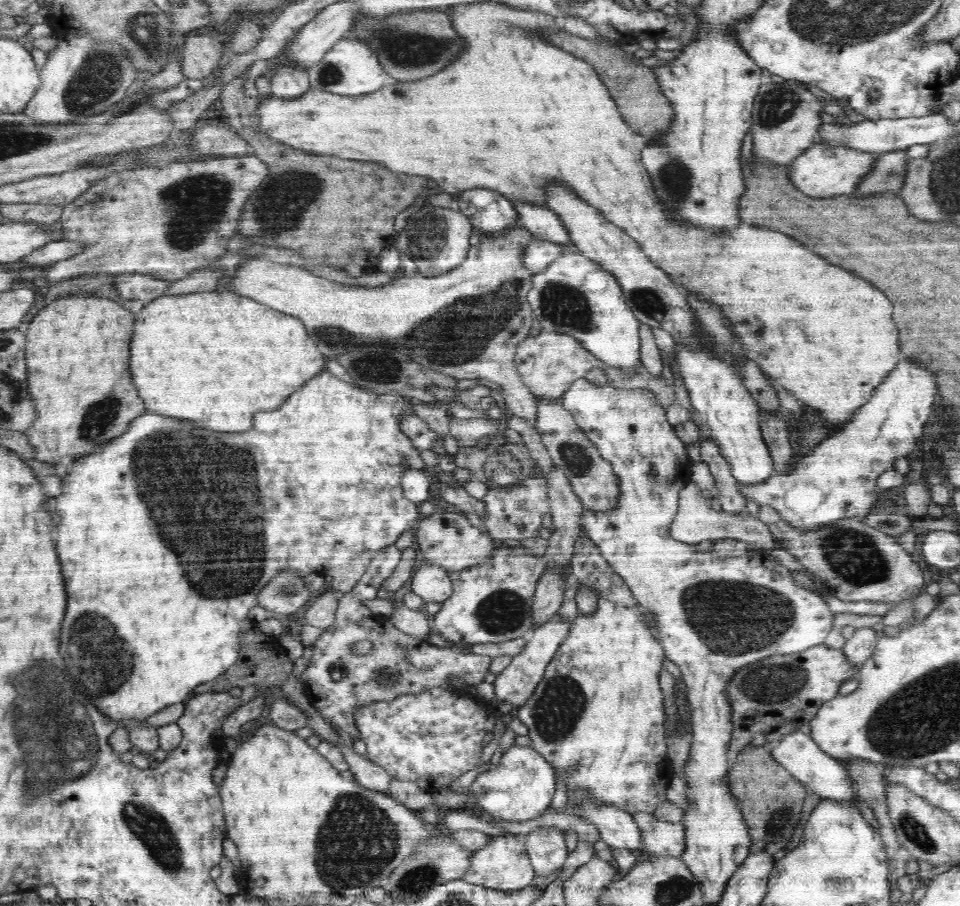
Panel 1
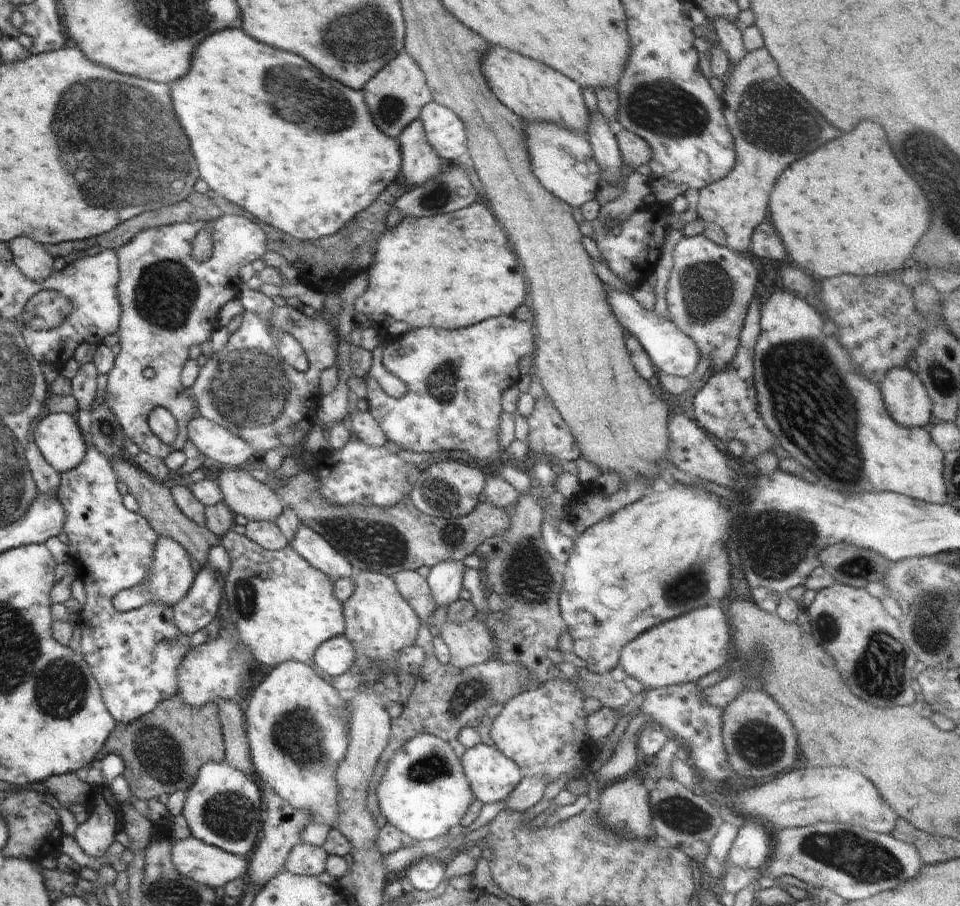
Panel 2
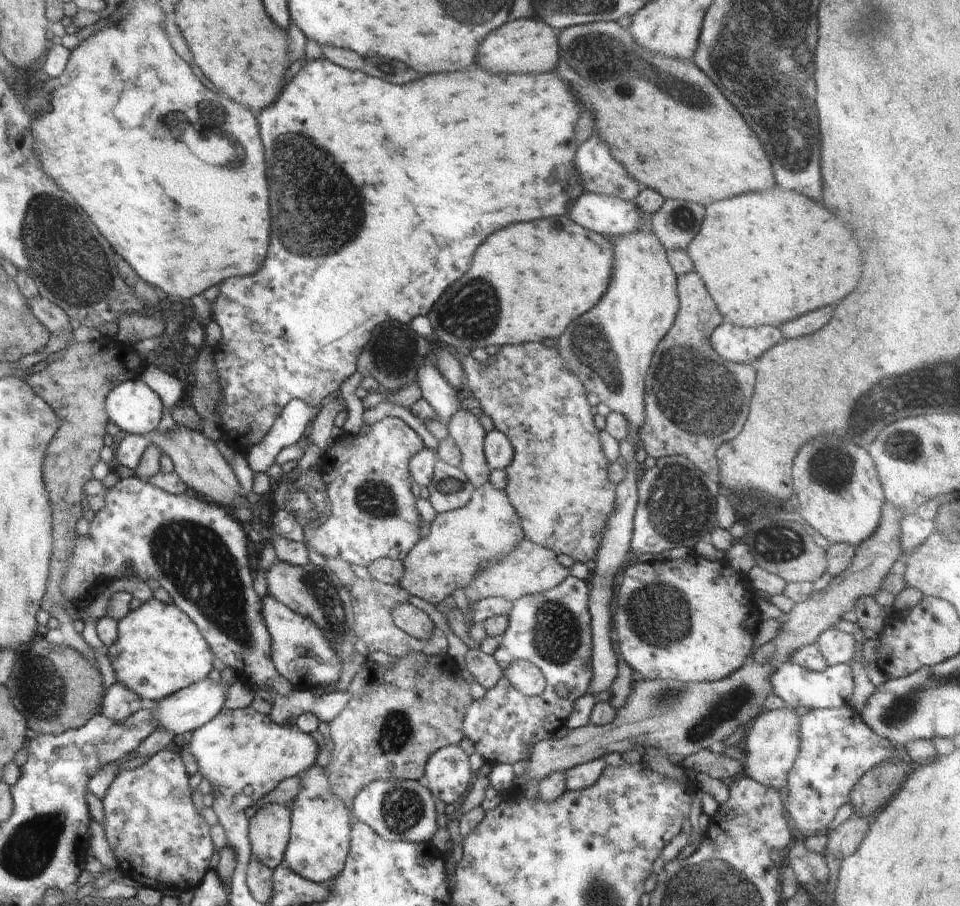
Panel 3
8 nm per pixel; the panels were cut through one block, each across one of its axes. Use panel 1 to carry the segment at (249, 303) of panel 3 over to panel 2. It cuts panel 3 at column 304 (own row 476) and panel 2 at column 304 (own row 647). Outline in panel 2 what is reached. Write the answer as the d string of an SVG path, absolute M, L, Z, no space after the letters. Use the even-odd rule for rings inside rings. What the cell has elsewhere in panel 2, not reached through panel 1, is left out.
M226 28L224 32L218 32L216 36L206 38L204 44L200 48L196 48L196 52L194 52L190 72L182 80L176 80L174 84L170 84L170 90L172 90L170 96L172 96L176 116L178 116L180 124L184 126L188 140L192 142L192 150L194 150L194 156L196 156L196 162L200 168L199 178L208 184L211 188L211 194L217 198L226 198L232 204L250 212L260 222L275 226L276 229L290 234L298 240L318 240L326 238L330 234L336 234L356 214L362 212L366 206L370 206L376 196L380 195L380 192L400 177L402 154L400 154L398 139L394 140L376 128L374 118L366 106L363 91L354 90L349 86L340 84L340 82L330 80L328 76L318 72L318 68L314 68L312 64L302 60L302 56L296 56L296 54L266 46L262 42L256 42L242 29Z

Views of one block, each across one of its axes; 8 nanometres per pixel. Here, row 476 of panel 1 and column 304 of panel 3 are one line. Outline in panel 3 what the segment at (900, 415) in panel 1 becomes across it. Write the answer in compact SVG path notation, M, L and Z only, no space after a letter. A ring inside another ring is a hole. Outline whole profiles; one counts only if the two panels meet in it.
M314 762L298 776L300 778L299 793L290 805L291 831L282 863L286 863L293 873L300 875L307 881L326 883L332 881L344 868L350 848L353 816L349 808L333 793L333 790L331 791L329 776L324 767Z

